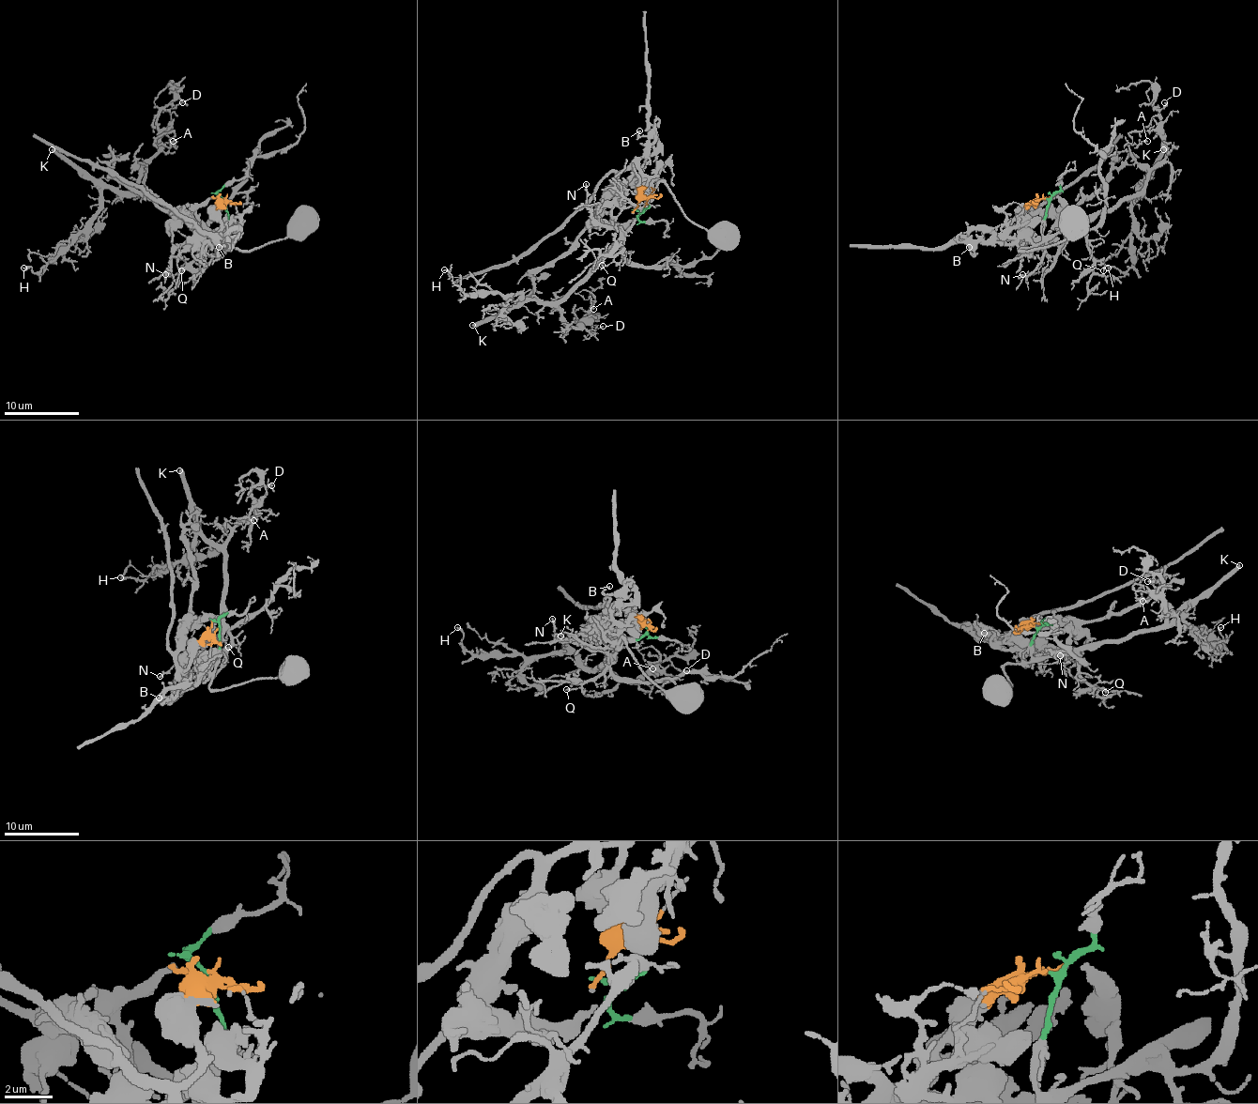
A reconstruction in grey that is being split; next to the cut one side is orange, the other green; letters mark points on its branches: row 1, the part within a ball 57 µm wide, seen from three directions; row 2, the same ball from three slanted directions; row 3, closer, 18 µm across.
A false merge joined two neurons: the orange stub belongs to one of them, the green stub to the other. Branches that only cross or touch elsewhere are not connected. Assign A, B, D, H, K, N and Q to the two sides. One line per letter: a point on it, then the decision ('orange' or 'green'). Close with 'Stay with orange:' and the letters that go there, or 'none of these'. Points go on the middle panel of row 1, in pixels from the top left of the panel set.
A: place (593, 309); green
B: place (639, 130); orange
D: place (603, 326); green
H: place (444, 269); green
K: place (472, 325); green
N: place (586, 184); green
Q: place (602, 265); green
Stay with orange: B

